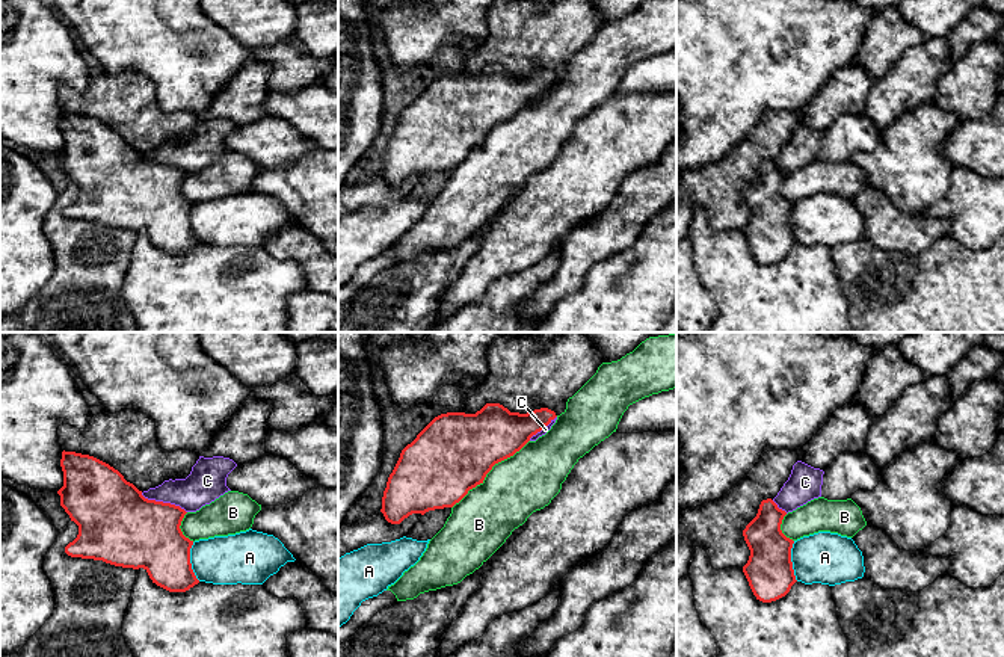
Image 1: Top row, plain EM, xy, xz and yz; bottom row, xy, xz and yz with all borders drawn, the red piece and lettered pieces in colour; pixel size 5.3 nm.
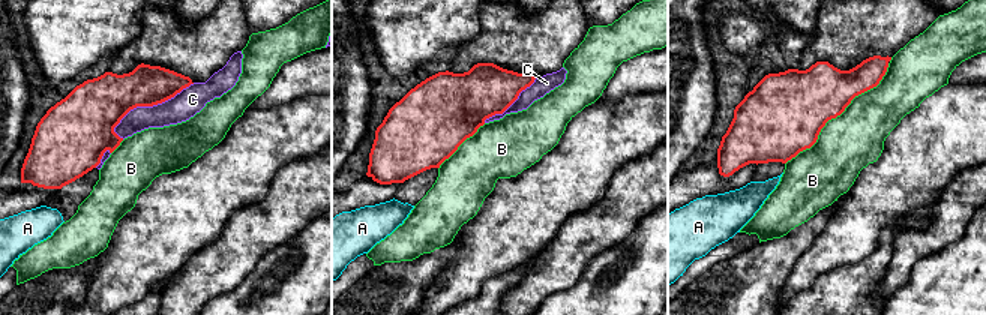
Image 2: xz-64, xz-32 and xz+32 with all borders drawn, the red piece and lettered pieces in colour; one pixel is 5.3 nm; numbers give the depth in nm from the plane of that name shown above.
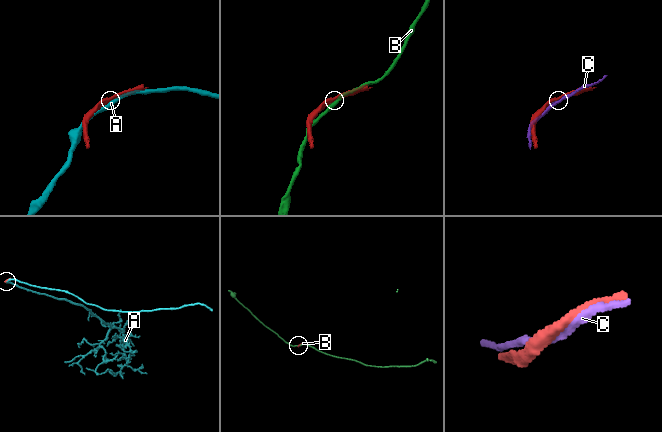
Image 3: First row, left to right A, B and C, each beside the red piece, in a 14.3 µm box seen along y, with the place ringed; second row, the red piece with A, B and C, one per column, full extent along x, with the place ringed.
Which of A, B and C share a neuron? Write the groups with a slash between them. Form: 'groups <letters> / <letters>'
groups A / B / C

